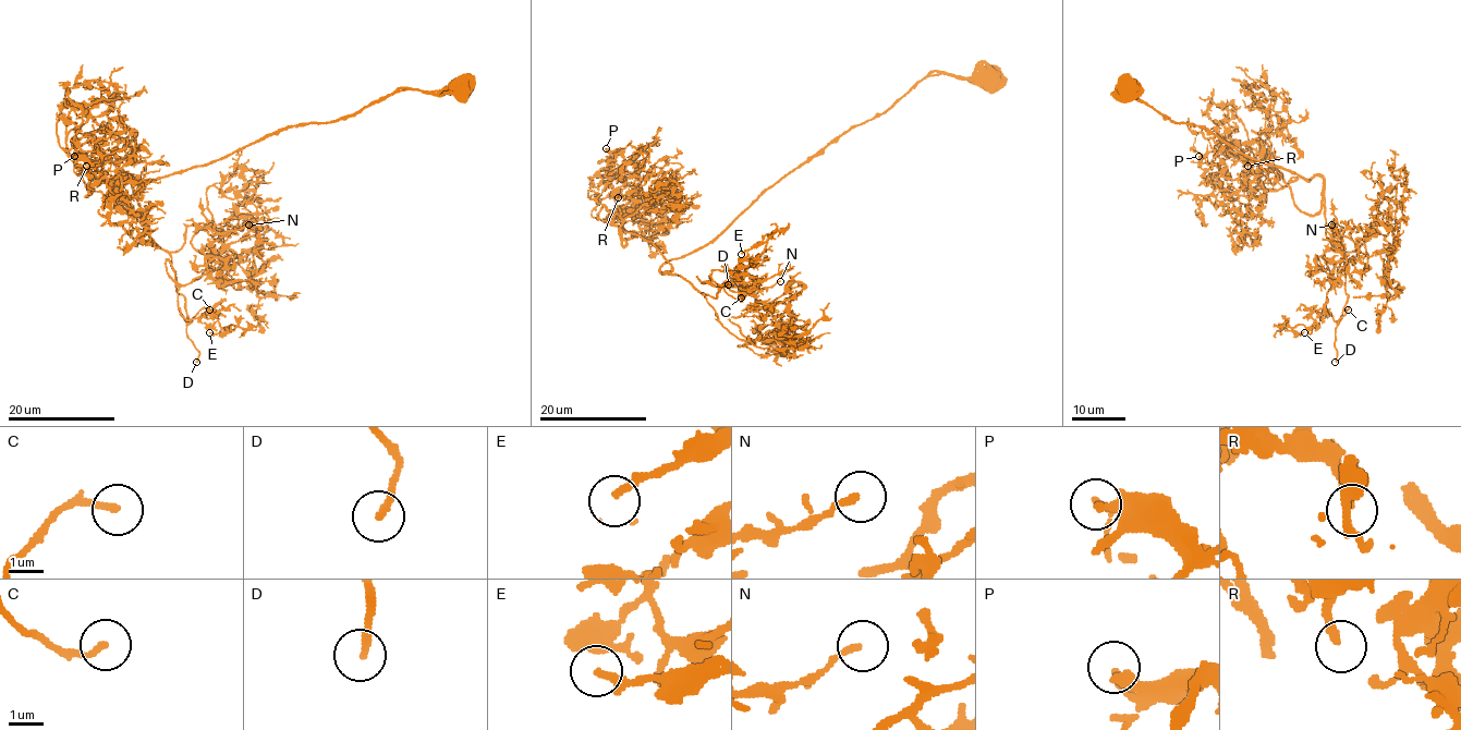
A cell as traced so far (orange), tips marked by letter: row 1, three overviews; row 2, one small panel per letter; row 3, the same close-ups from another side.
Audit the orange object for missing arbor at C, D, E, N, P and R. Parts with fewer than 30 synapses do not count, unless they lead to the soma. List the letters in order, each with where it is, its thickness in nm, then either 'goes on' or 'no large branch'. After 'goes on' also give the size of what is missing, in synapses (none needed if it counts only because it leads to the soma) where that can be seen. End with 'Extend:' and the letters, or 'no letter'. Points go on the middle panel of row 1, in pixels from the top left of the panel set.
C: place (741, 297); calibre 170 nm; no large branch
D: place (728, 284); calibre 190 nm; goes on; 180 synapses
E: place (741, 254); calibre 200 nm; goes on; 60 synapses
N: place (780, 281); calibre 170 nm; no large branch
P: place (606, 148); calibre 200 nm; no large branch
R: place (618, 197); calibre 200 nm; no large branch
Extend: D, E

